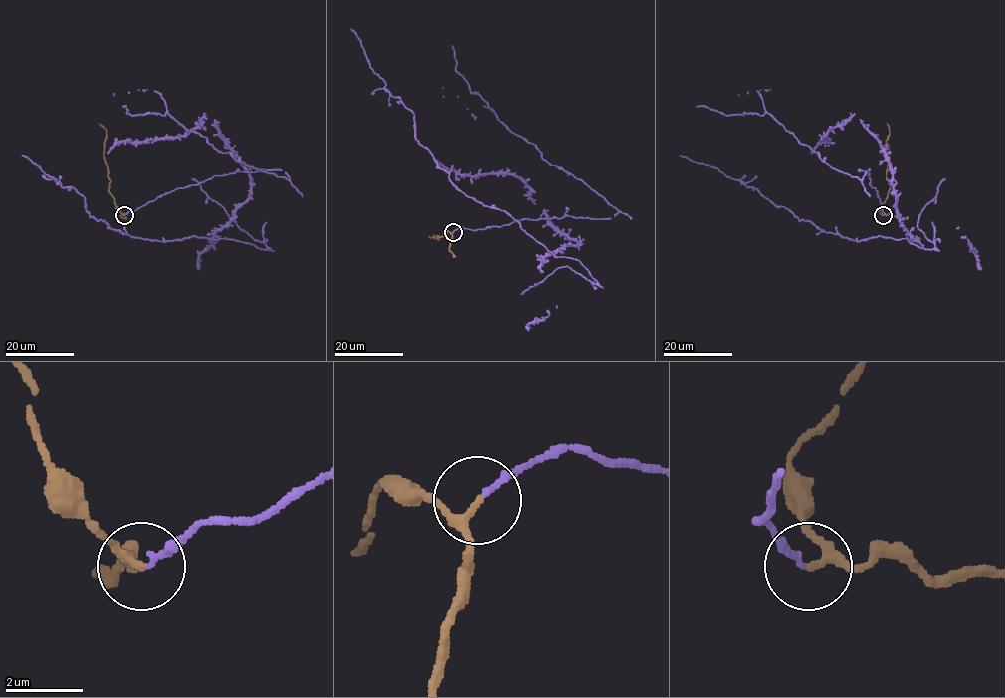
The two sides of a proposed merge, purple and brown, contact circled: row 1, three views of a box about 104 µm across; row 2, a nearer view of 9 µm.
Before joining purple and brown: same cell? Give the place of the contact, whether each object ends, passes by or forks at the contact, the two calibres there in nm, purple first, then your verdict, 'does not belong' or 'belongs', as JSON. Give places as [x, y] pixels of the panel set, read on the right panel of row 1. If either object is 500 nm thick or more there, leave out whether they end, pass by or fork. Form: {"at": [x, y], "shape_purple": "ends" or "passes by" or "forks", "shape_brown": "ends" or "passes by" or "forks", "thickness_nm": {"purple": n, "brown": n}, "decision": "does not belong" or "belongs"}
{"at": [883, 215], "shape_purple": "ends", "shape_brown": "passes by", "thickness_nm": {"purple": 160, "brown": 170}, "decision": "belongs"}

